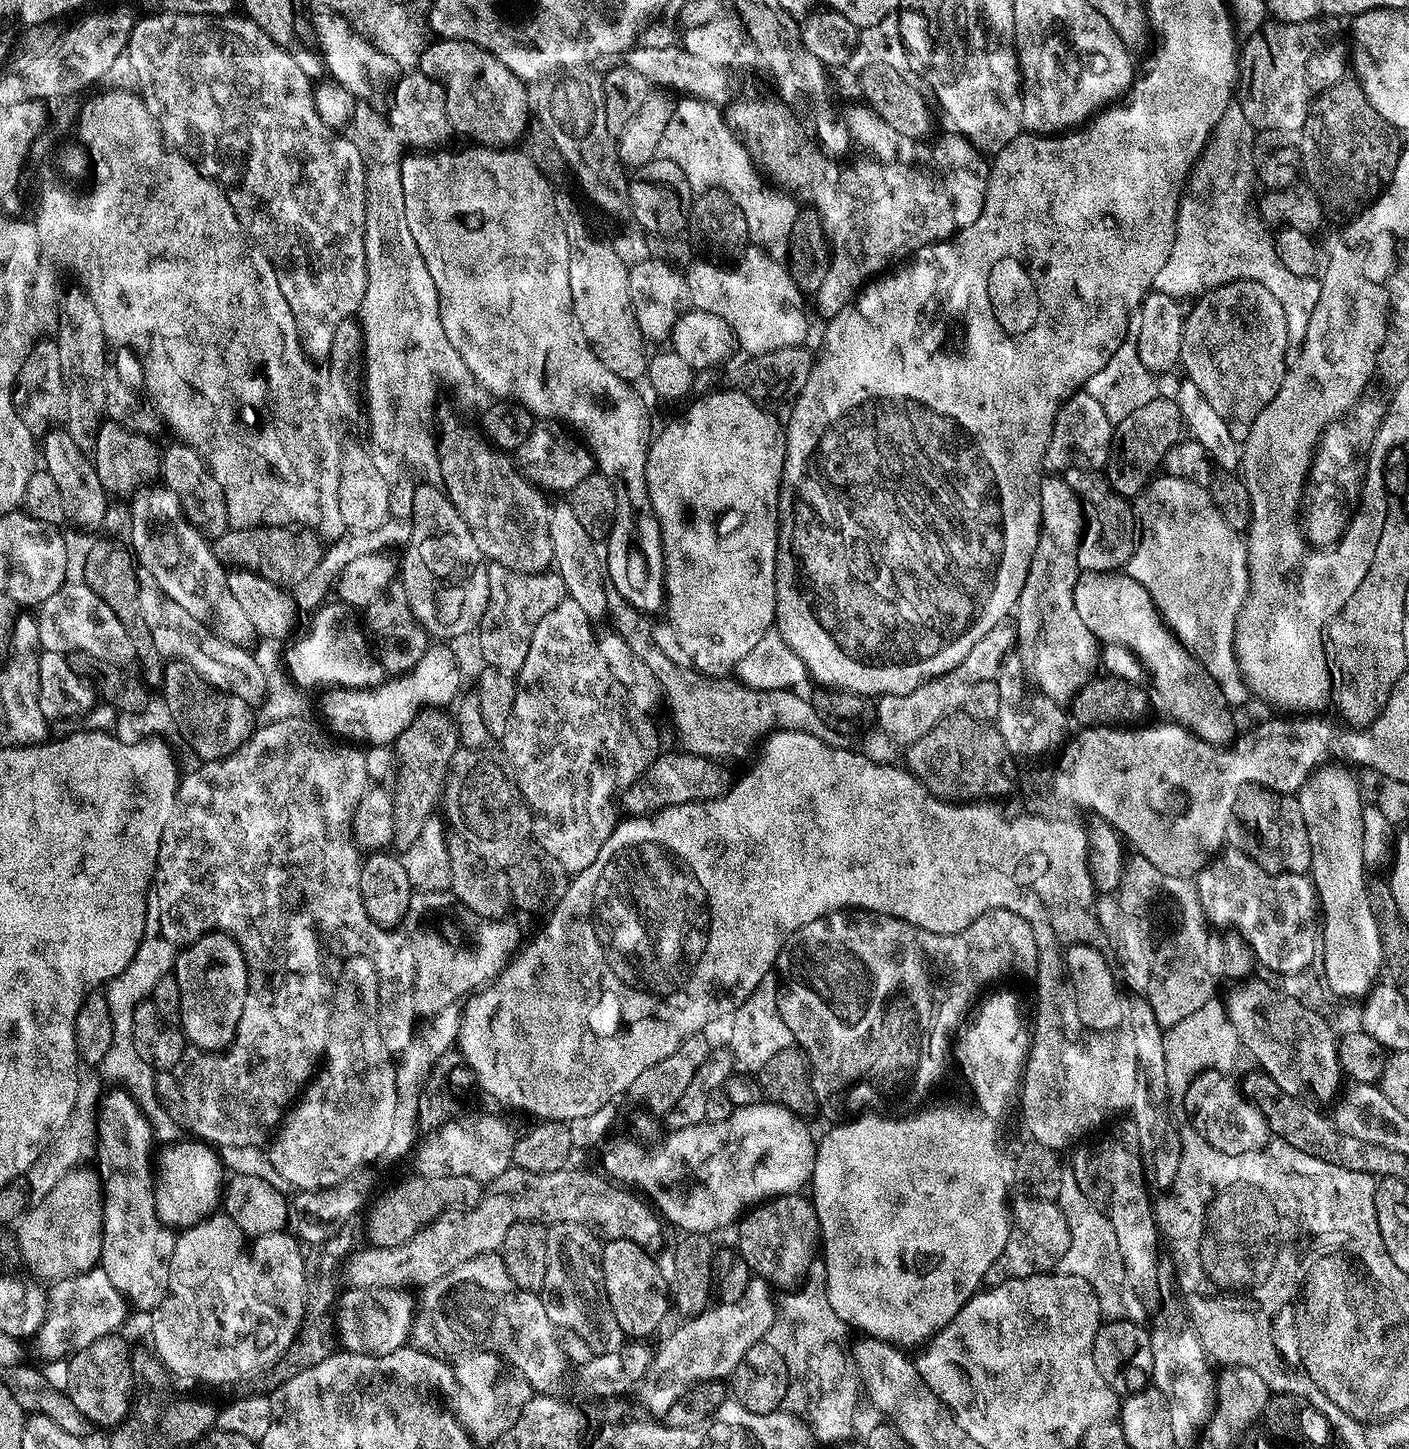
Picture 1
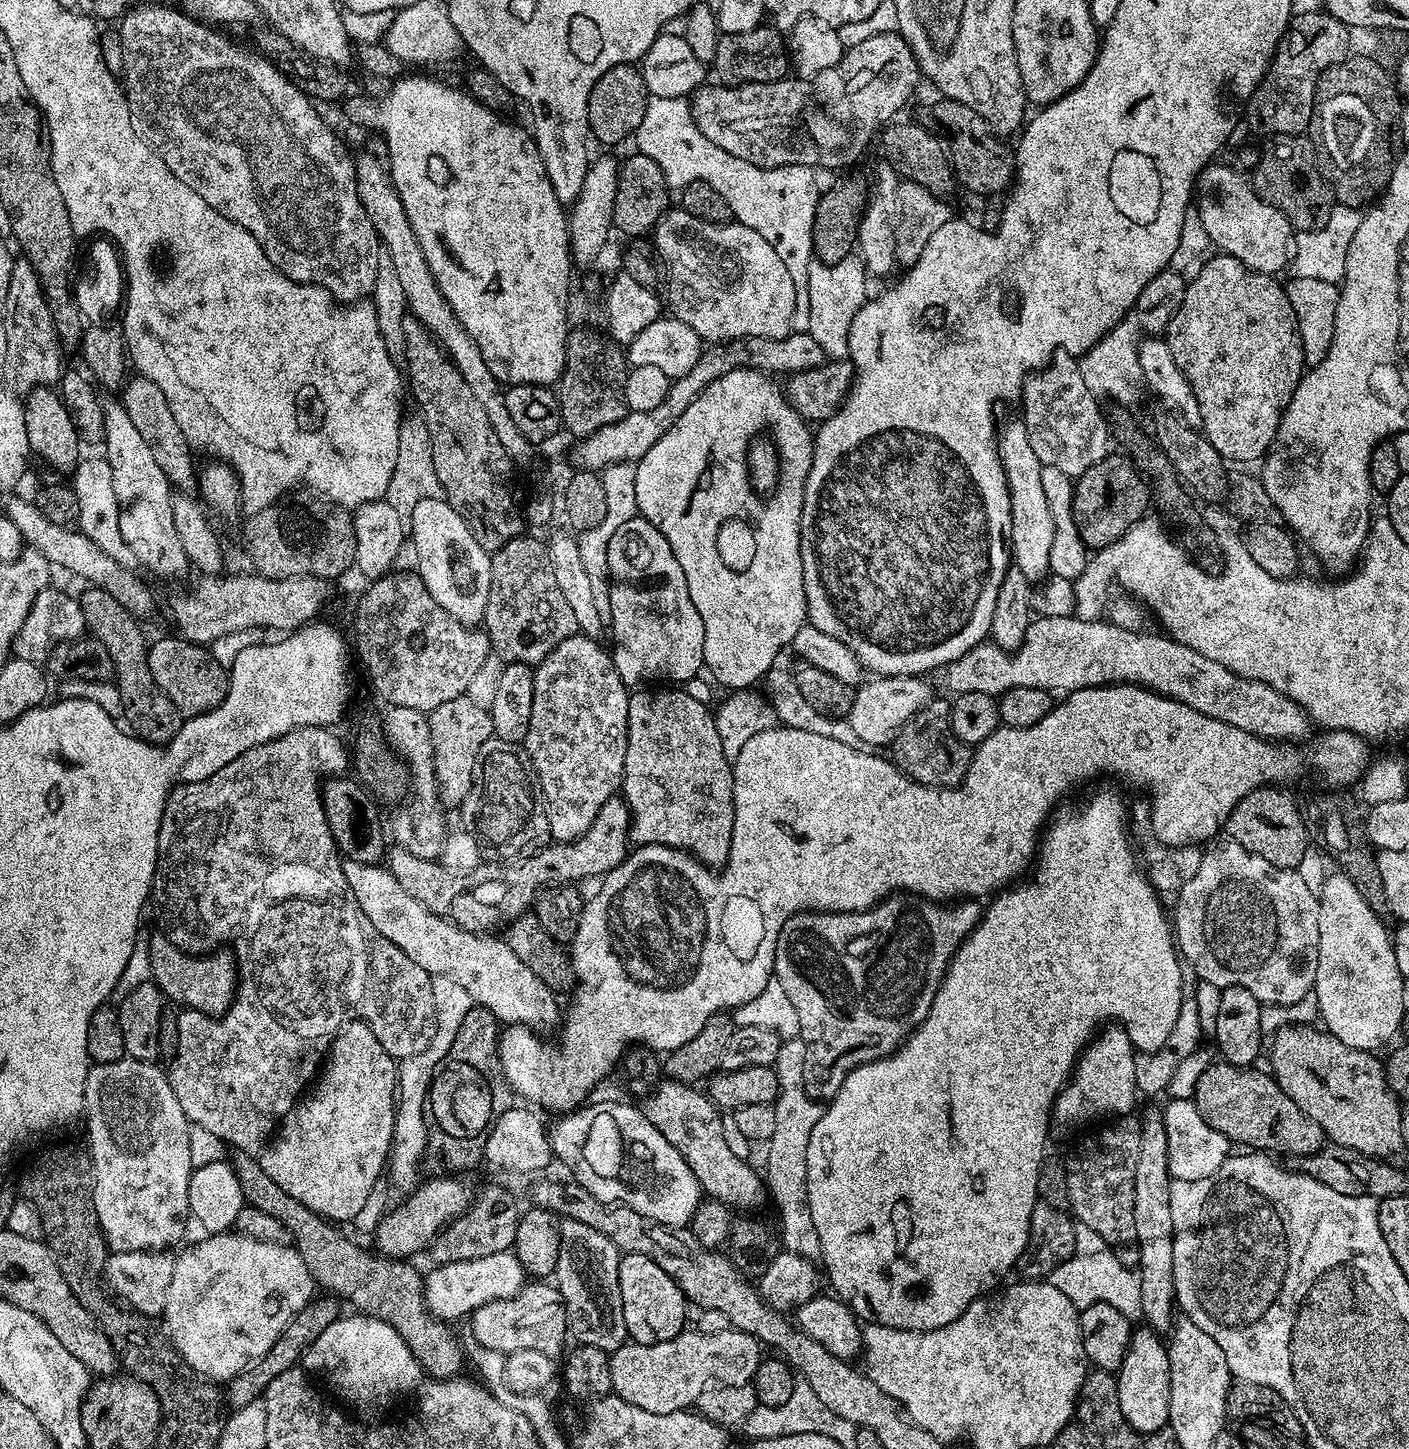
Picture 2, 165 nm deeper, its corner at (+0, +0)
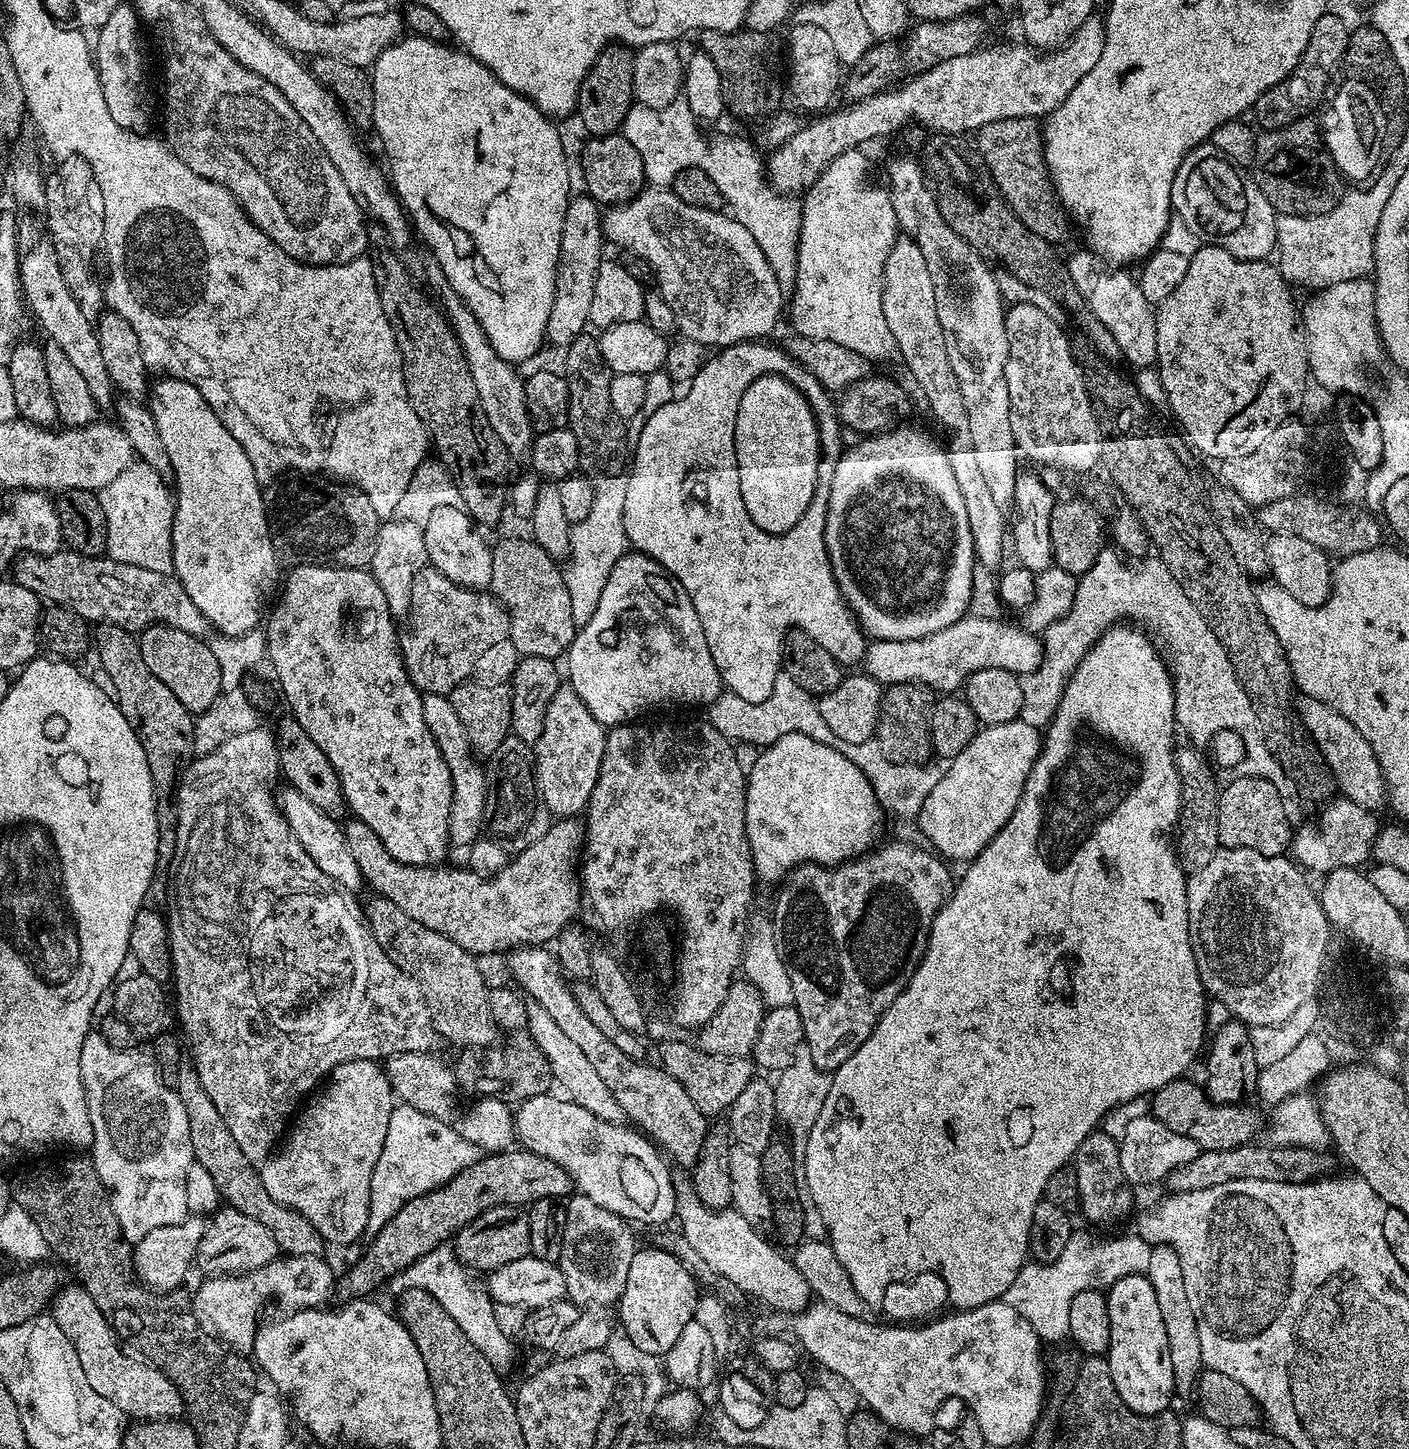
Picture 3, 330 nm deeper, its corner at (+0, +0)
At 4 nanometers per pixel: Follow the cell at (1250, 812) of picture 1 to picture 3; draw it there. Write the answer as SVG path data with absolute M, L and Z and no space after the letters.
M1240 776L1221 787L1216 801L1218 818L1218 838L1220 848L1245 848L1254 850L1263 856L1282 856L1289 851L1293 829L1288 828L1288 812L1284 809L1284 800L1280 792L1264 776Z

